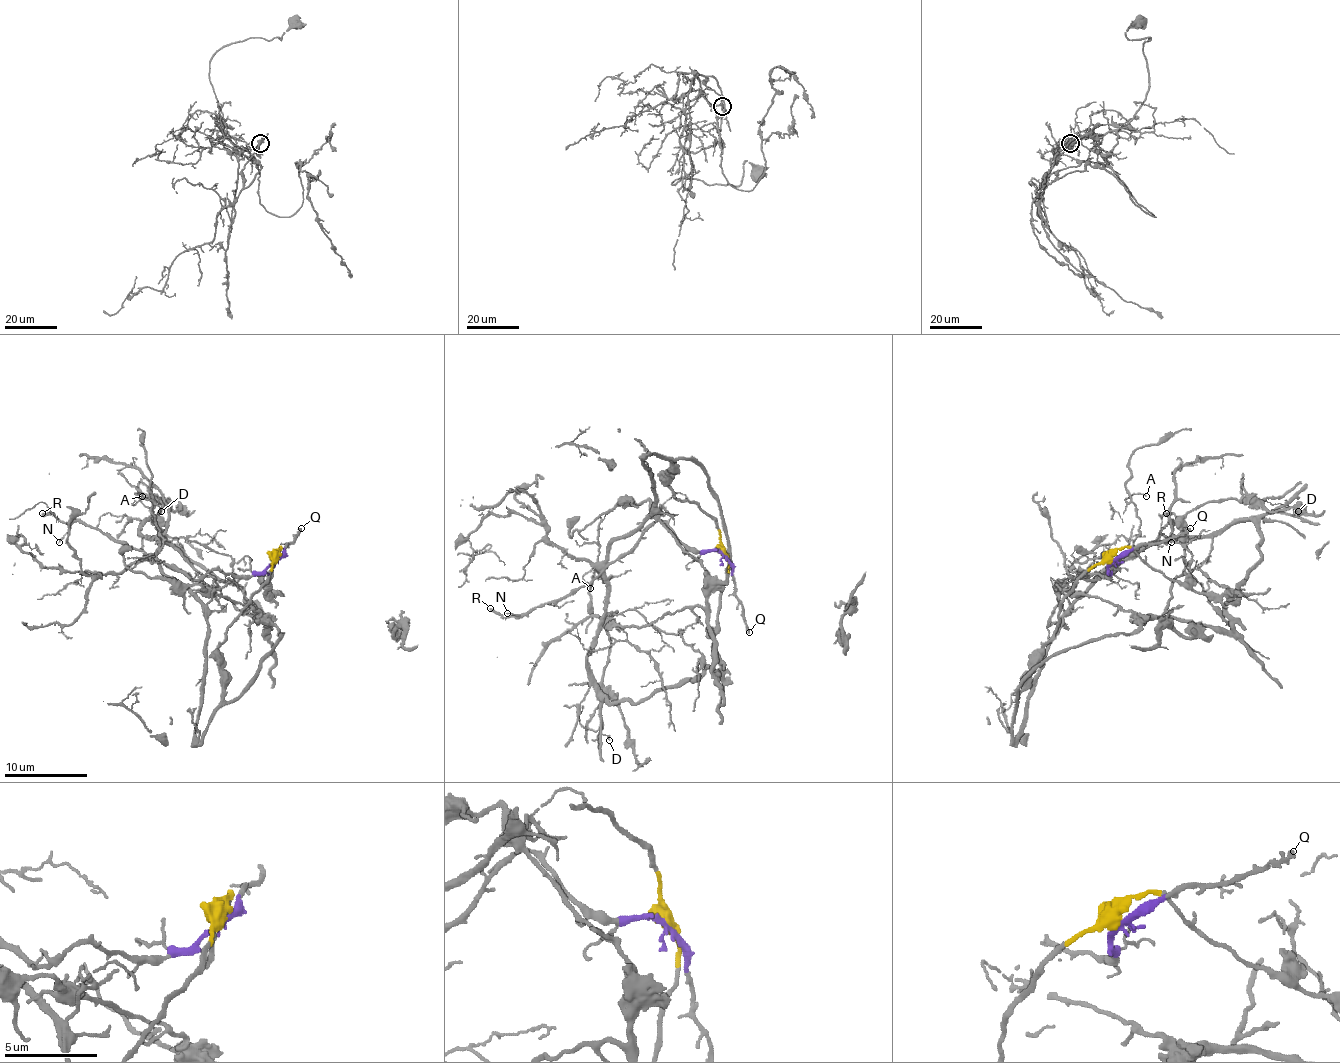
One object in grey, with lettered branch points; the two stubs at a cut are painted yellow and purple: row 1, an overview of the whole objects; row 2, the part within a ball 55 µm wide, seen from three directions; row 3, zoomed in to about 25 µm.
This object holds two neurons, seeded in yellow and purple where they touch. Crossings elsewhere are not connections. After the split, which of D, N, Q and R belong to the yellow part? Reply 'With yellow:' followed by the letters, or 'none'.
With yellow: D

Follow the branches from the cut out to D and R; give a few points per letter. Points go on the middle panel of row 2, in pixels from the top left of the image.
D: (723, 553), (667, 486), (673, 459), (715, 493), (730, 572), (702, 605), (600, 630), (609, 741)
R: (723, 553), (692, 551), (657, 520), (594, 578), (567, 595), (532, 607), (525, 614), (505, 618), (490, 607)

